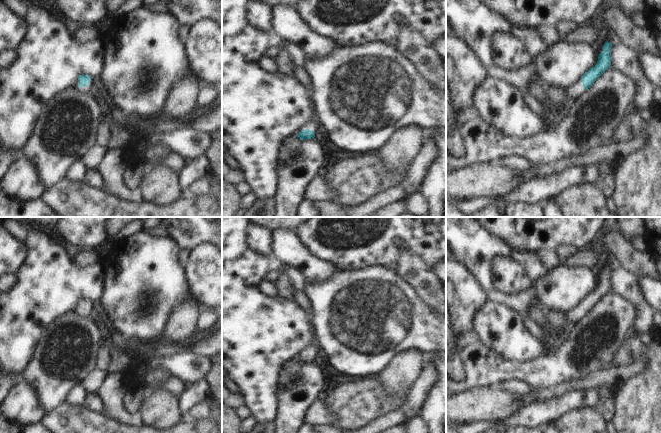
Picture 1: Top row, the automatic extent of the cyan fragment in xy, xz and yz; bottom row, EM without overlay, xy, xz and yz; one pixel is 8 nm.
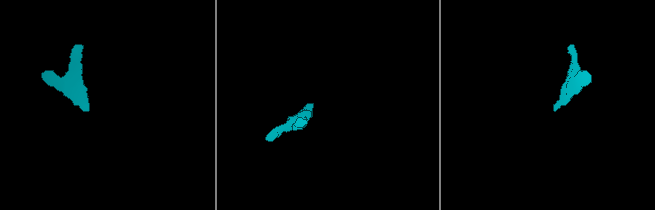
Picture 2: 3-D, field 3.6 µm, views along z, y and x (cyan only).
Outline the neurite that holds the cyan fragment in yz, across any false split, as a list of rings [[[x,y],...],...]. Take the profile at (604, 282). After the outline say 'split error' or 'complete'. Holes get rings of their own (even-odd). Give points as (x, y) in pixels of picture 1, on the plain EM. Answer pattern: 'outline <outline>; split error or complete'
outline [[[605,266],[603,275],[598,279],[597,288],[592,291],[587,297],[582,300],[582,307],[568,313],[568,317],[571,325],[574,325],[580,321],[585,314],[590,312],[594,306],[608,293],[610,292],[611,281],[611,266]]]; split error

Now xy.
outline [[[85,298],[80,299],[78,301],[78,304],[80,306],[78,311],[80,312],[82,317],[85,317],[85,316],[88,315],[88,310],[90,308],[91,303],[92,303],[91,300],[88,300],[88,299],[85,299]]]; split error

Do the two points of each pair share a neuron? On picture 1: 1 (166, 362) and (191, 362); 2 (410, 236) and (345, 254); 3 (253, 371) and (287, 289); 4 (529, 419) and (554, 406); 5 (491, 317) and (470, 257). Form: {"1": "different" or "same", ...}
{"1": "same", "2": "same", "3": "different", "4": "same", "5": "different"}

